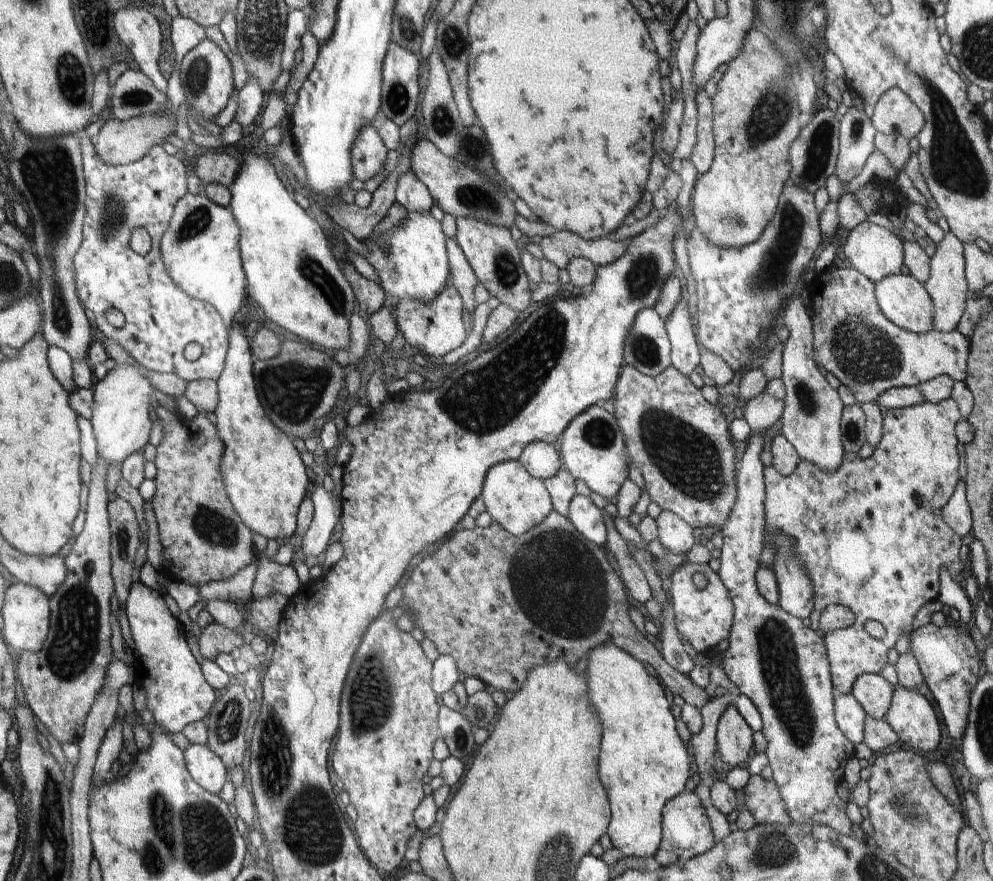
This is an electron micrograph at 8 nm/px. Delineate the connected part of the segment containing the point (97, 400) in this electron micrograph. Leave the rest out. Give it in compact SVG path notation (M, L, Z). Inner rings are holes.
M116 365L94 384L91 424L96 436L97 456L106 464L122 466L126 457L142 451L148 444L154 420L152 382L142 366Z

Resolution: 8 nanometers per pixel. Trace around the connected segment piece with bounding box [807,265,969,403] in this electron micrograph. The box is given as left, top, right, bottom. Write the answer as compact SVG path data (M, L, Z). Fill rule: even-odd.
M831 266L815 273L814 280L807 285L810 295L811 320L813 322L813 358L816 366L822 366L836 376L856 398L858 403L877 402L880 394L891 387L918 387L922 382L948 376L954 380L965 380L969 357L969 340L958 329L945 333L938 329L926 334L912 334L888 320L876 300L874 283L856 268Z

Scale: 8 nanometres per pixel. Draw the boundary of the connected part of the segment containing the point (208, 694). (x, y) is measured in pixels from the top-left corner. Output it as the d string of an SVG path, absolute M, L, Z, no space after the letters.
M138 580L131 584L130 592L125 606L132 638L134 639L134 678L140 688L146 692L146 708L154 717L155 724L162 726L168 733L182 732L187 724L194 721L204 721L212 706L218 699L219 693L204 678L200 663L196 661L187 642L184 626L177 618L170 614L170 610L164 602L163 594L158 590L152 590Z

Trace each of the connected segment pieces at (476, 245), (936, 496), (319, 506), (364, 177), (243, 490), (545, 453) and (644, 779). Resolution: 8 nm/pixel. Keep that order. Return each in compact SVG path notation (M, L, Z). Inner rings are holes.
M457 218L457 232L454 237L458 246L462 249L466 260L473 268L476 278L490 296L500 300L502 304L512 308L516 312L522 312L530 306L532 292L530 282L522 268L520 251L506 226L494 226L488 222L482 222L478 218Z
M952 397L938 403L890 409L883 418L883 433L874 453L869 458L845 452L840 468L826 474L818 466L800 459L791 475L780 474L773 466L764 467L766 500L764 501L766 534L764 550L759 566L774 566L772 542L768 536L786 534L794 540L792 548L796 558L808 570L814 586L814 610L811 612L811 628L818 631L820 616L828 605L848 607L854 614L854 624L848 628L832 630L822 635L830 664L831 681L835 693L851 694L854 681L861 674L880 675L888 662L888 652L898 639L914 631L913 620L926 602L937 600L942 570L948 570L954 582L960 584L964 565L960 560L960 548L965 540L958 536L942 518L942 507L948 504L958 484L960 456L956 445L956 424L963 417ZM868 620L880 622L886 630L882 640L876 640L864 629Z
M316 484L314 492L309 495L314 505L313 519L310 528L304 534L302 540L302 560L310 556L323 558L327 547L330 545L332 530L340 521L342 512L341 500L338 500L332 492L325 490L324 486Z
M364 126L352 144L352 176L366 182L380 174L388 158L387 151L376 126Z
M233 323L230 330L227 330L228 350L225 366L217 380L219 401L214 414L217 416L216 430L224 444L220 466L224 490L238 516L252 532L258 532L267 539L290 538L297 528L299 506L308 496L306 467L300 459L298 450L292 445L292 439L268 420L266 407L254 387L257 361L241 329L238 323Z
M542 441L527 444L520 455L522 466L534 478L546 480L564 468L561 456L554 446Z
M610 642L596 646L584 657L587 660L586 686L592 710L600 716L604 728L598 778L606 790L611 808L608 836L624 857L653 857L662 840L662 809L666 802L685 791L686 781L693 773L690 747L684 746L678 736L673 715L675 710L668 704L666 688L646 672L643 662Z

